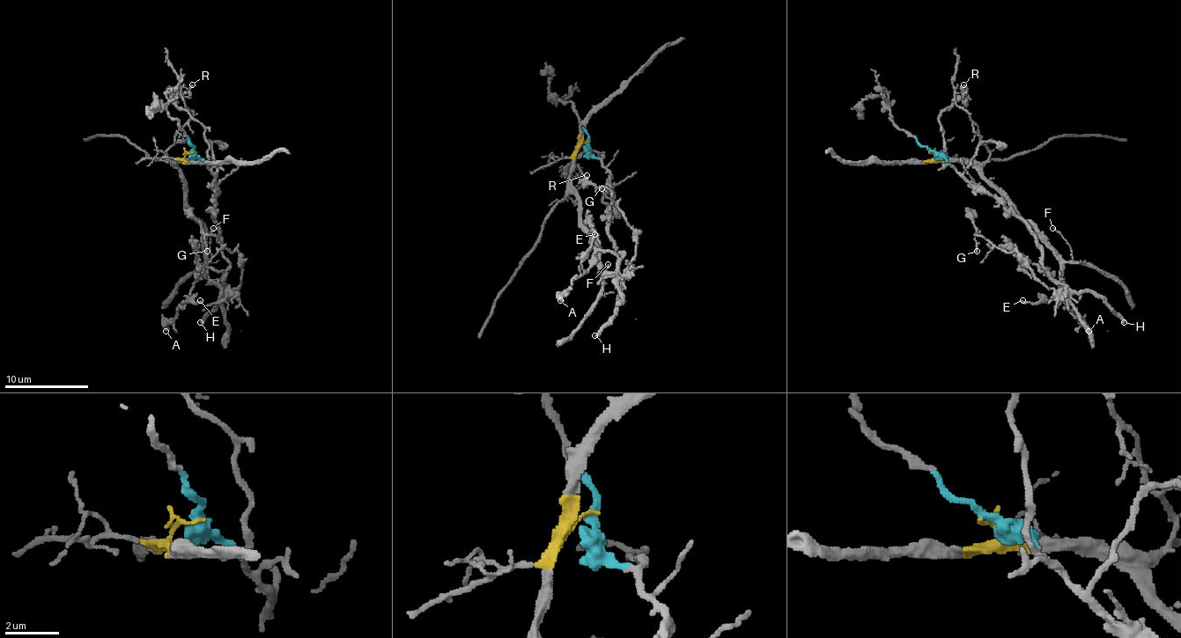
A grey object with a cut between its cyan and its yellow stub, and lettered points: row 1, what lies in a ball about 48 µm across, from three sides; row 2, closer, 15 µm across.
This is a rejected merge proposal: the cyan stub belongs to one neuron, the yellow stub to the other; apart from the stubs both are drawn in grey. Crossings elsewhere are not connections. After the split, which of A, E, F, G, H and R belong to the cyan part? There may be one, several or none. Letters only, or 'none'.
A, E, G, H, R

